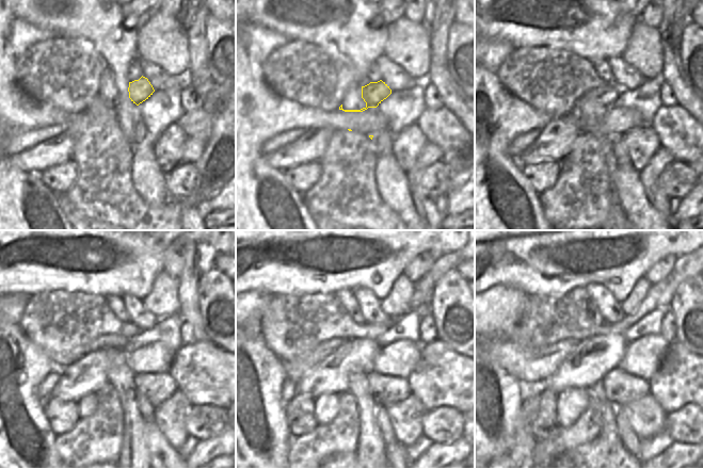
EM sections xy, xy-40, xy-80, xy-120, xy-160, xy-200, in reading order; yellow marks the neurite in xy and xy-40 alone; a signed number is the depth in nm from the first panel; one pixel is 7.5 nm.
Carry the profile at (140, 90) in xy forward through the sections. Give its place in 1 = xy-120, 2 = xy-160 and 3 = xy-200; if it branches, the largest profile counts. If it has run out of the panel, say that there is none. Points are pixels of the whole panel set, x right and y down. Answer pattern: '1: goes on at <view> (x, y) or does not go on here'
1: goes on at xy-120 (122, 378)
2: goes on at xy-160 (298, 368)
3: goes on at xy-200 (536, 365)

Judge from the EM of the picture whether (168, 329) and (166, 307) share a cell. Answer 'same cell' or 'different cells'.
different cells

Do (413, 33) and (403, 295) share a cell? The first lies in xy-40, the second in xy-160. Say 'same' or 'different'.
same

